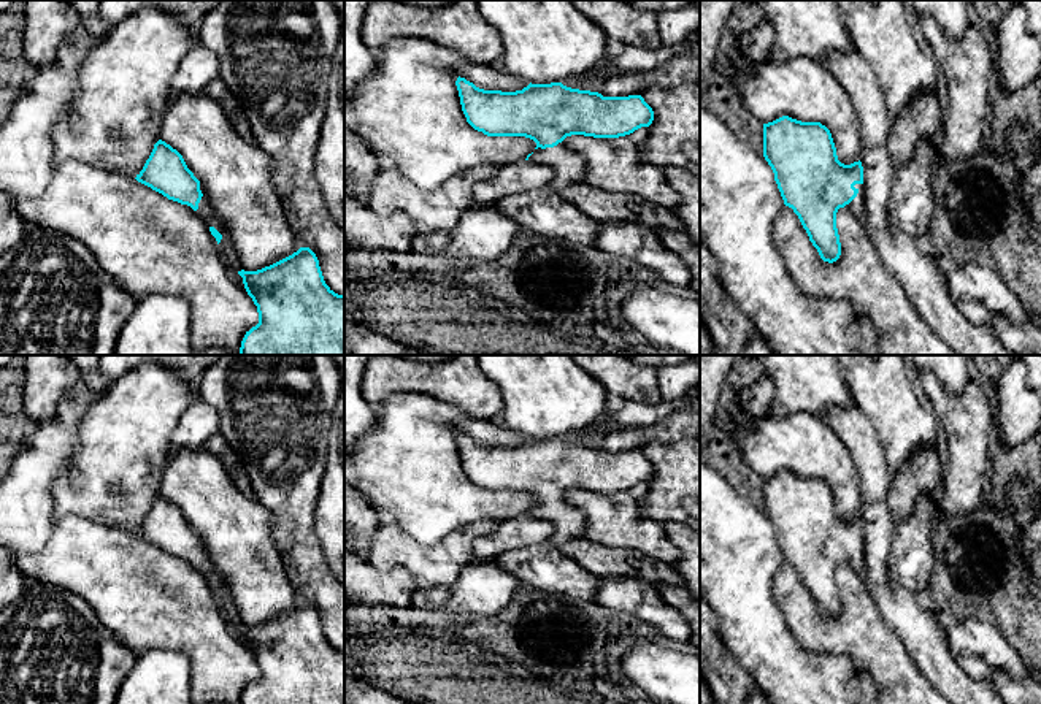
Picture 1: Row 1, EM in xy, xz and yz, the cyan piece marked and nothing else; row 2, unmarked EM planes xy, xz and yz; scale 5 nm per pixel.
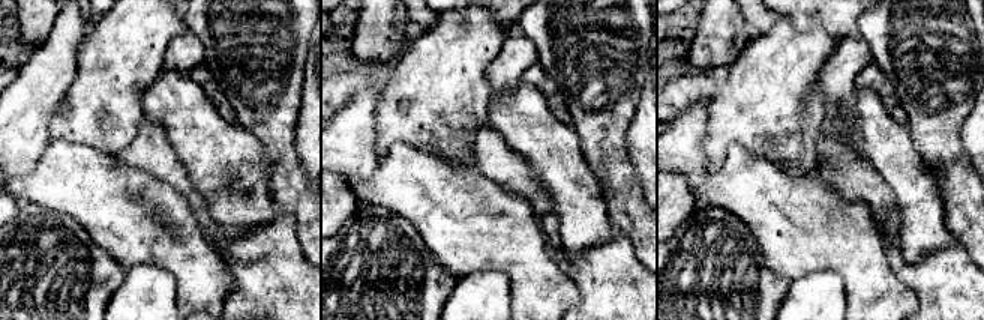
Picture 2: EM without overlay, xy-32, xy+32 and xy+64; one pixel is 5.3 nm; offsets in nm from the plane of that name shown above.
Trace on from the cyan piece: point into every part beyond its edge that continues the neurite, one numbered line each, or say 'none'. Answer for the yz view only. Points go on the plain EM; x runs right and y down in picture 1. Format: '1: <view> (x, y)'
1: yz (857, 560)

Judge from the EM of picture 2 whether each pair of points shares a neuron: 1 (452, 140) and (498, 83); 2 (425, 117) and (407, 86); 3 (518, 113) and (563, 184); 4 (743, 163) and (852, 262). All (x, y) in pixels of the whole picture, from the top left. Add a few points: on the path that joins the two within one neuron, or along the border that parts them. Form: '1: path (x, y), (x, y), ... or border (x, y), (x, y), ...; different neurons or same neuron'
1: path (452, 125), (483, 92); same neuron
2: path (425, 110), (425, 104), (414, 93); same neuron
3: path (533, 131), (554, 152), (560, 166); same neuron
4: path (770, 190), (806, 226), (825, 235); same neuron

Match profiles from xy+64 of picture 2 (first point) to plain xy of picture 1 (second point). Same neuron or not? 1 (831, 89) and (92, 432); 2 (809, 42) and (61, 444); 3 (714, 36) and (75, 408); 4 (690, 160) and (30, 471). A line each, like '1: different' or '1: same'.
1: same
2: different
3: different
4: same

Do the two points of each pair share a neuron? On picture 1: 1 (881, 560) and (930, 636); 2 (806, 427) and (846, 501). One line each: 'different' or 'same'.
1: same
2: same

